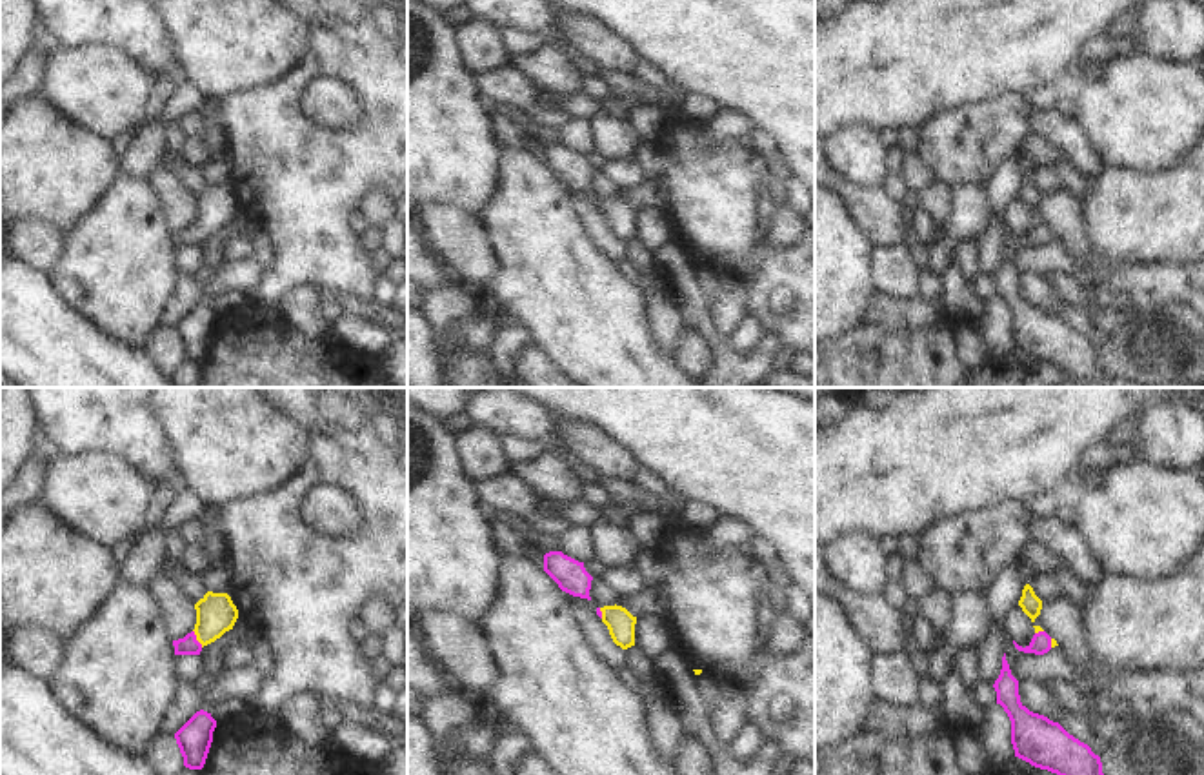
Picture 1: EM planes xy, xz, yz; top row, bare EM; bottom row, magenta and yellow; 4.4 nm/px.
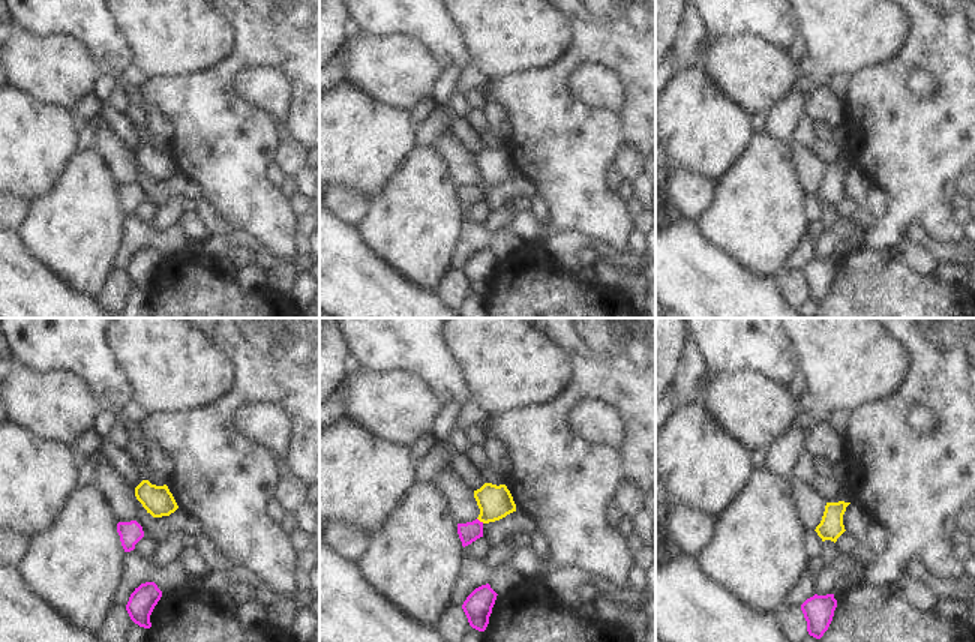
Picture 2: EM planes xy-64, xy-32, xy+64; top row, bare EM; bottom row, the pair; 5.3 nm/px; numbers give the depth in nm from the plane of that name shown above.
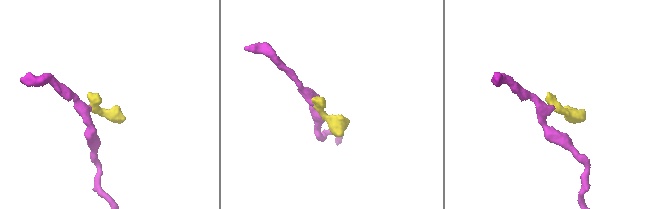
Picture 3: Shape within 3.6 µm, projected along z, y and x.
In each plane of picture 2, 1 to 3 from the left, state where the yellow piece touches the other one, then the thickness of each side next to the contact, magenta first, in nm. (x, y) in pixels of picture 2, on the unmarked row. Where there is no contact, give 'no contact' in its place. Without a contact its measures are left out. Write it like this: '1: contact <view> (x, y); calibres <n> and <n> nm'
1: no contact
2: contact xy-32 (479, 185); calibres 110 and 180 nm
3: no contact

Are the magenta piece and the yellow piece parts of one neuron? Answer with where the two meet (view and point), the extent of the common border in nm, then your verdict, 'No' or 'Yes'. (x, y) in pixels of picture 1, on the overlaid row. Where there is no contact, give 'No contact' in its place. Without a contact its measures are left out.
Touches magenta at xy (195, 639). Shared border 90 nm. Yes

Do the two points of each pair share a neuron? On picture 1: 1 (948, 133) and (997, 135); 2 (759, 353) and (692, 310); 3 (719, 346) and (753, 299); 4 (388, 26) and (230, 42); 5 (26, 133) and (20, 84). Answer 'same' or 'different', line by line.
1: same
2: same
3: different
4: different
5: different

